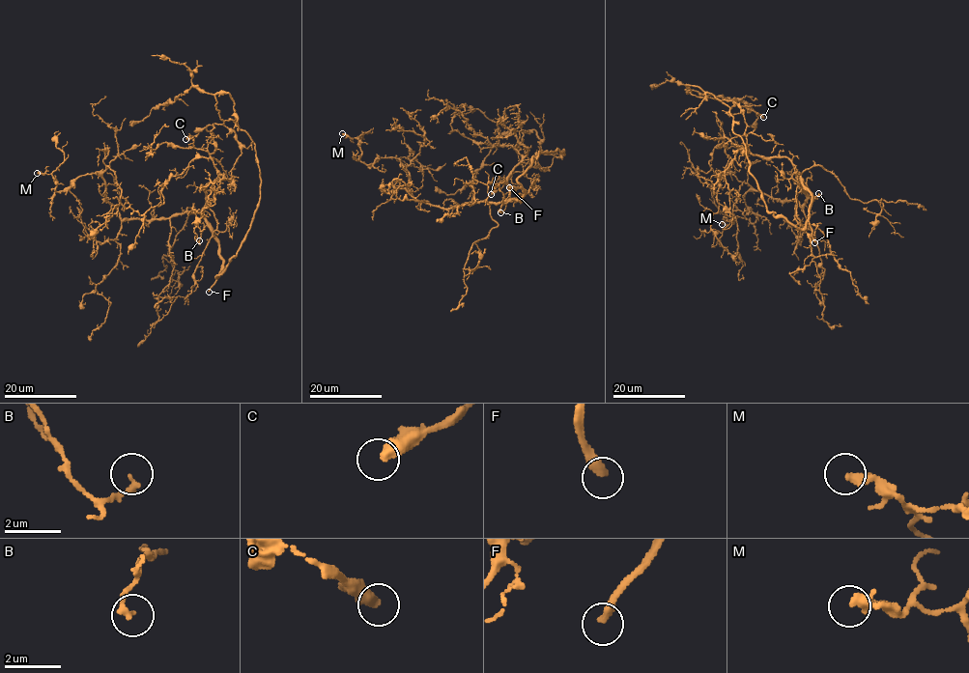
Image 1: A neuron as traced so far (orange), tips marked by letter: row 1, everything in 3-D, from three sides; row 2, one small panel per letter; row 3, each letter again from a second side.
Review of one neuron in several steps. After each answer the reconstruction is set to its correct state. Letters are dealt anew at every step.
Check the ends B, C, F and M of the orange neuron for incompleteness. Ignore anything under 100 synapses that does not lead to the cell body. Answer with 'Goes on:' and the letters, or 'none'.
Goes on: F

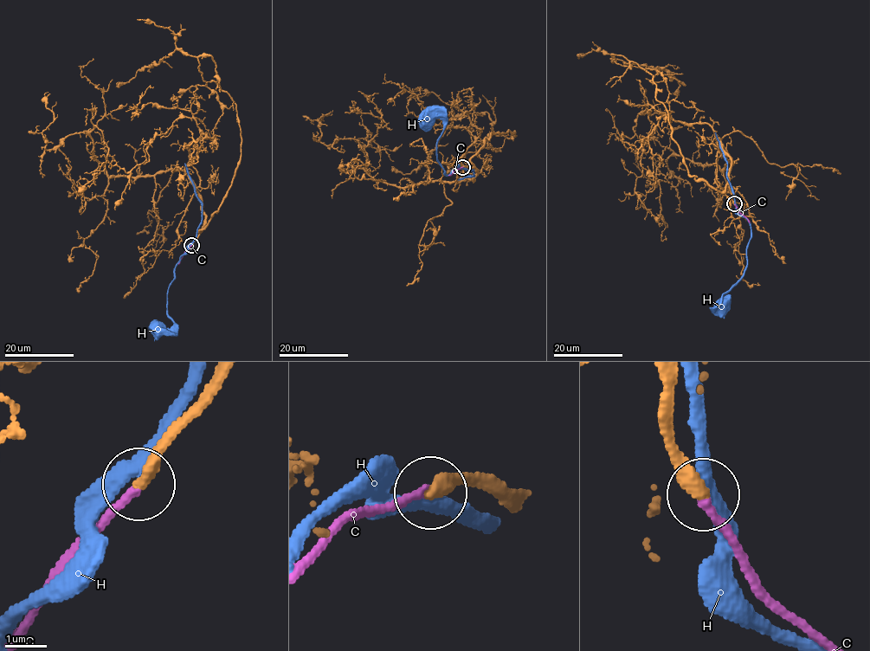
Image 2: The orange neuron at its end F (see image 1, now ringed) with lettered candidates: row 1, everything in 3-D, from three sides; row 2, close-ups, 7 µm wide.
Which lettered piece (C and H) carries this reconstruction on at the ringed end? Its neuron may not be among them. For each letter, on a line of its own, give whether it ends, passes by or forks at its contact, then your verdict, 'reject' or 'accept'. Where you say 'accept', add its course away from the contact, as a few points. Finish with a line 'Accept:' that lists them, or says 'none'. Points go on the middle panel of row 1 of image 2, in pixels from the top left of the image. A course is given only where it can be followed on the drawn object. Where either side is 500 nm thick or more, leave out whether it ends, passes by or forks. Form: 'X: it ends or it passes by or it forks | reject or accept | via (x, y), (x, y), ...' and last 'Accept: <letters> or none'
C: it ends | accept | via (463, 167), (448, 175)
H: it passes by | reject
Accept: C

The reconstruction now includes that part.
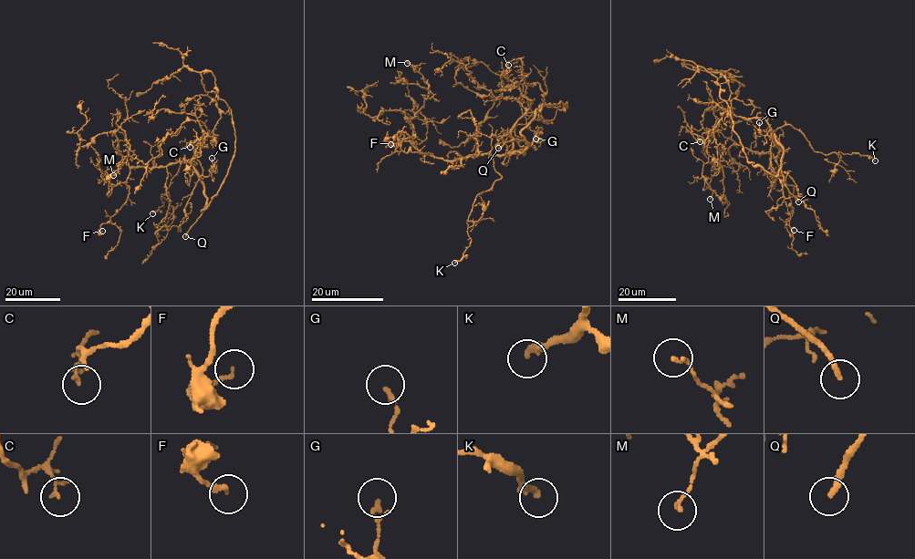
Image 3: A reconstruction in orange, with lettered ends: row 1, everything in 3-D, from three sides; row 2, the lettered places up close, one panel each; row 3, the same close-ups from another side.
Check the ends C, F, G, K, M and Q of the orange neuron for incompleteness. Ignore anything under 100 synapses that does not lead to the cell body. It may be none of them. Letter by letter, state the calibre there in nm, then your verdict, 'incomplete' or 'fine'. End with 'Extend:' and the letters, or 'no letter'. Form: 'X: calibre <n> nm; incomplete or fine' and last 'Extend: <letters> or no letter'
C: calibre 140 nm; fine
F: calibre 190 nm; fine
G: calibre 150 nm; fine
K: calibre 280 nm; fine
M: calibre 140 nm; fine
Q: calibre 200 nm; incomplete
Extend: Q

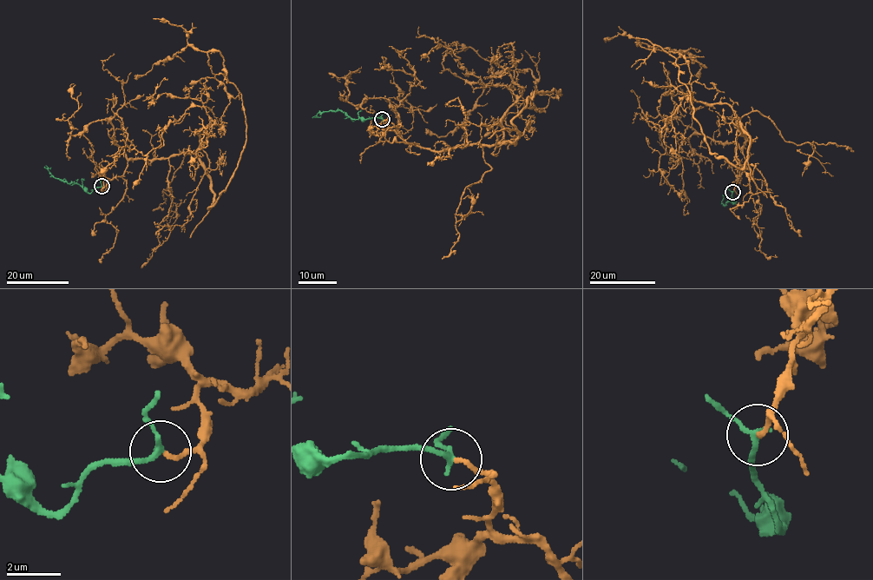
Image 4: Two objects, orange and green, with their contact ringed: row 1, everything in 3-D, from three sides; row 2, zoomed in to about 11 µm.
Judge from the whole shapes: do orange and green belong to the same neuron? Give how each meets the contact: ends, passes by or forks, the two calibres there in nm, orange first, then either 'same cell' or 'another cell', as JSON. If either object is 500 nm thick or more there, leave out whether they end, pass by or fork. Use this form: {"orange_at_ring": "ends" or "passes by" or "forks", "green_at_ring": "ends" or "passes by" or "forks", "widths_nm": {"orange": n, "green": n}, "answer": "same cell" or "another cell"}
{"orange_at_ring": "ends", "green_at_ring": "passes by", "widths_nm": {"orange": 150, "green": 190}, "answer": "same cell"}

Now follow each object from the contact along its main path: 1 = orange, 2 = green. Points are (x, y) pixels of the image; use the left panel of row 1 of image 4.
1: (102, 186), (128, 161), (193, 153), (198, 130), (223, 124), (228, 95), (204, 51), (187, 45), (135, 74)
2: (101, 186), (87, 193), (77, 183), (56, 179), (45, 165)

